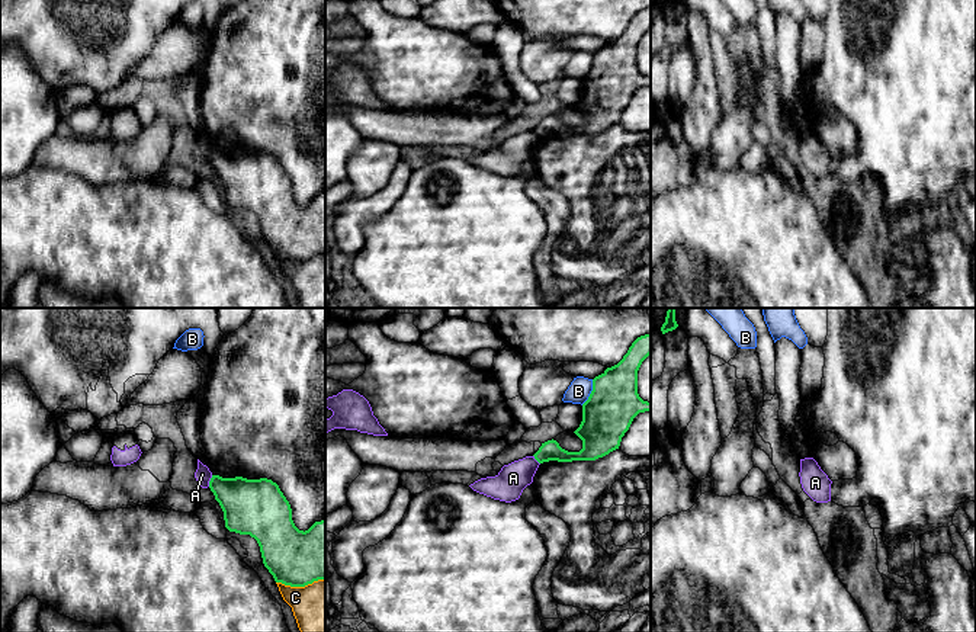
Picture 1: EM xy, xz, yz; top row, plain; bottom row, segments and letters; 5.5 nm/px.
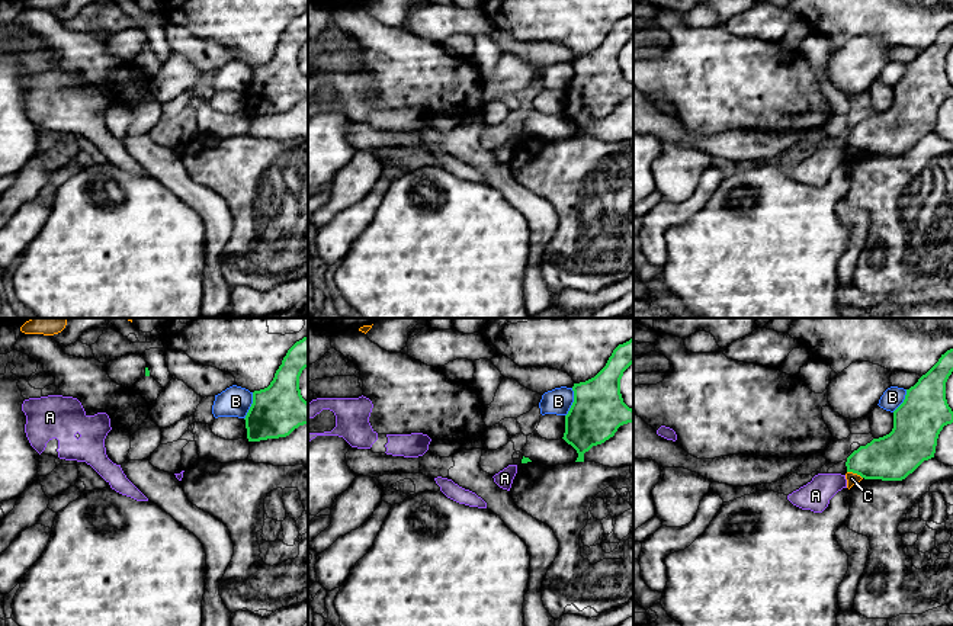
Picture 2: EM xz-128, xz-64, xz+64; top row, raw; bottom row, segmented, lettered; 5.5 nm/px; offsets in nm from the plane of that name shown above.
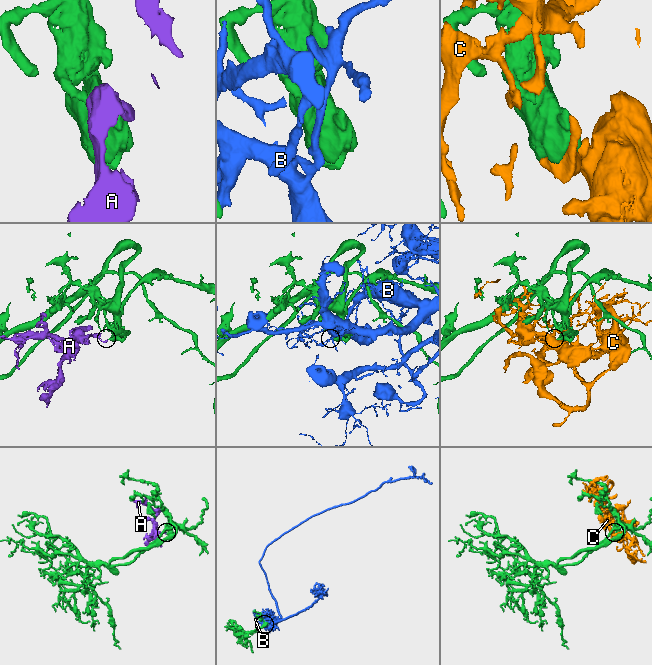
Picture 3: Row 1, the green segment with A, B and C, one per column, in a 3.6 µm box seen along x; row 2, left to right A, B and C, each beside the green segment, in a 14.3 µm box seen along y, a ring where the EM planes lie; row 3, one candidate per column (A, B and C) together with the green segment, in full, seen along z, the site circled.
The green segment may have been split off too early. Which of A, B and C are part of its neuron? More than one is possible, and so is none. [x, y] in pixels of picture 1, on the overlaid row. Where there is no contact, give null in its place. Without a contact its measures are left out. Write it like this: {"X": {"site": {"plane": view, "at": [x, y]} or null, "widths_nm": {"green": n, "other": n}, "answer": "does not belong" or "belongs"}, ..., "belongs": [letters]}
{"A": {"site": {"plane": "xy", "at": [209, 481]}, "widths_nm": {"green": 280, "other": 90}, "answer": "does not belong"}, "B": {"site": {"plane": "xz", "at": [591, 393]}, "widths_nm": {"green": 280, "other": 120}, "answer": "does not belong"}, "C": {"site": {"plane": "xy", "at": [299, 586]}, "widths_nm": {"green": 320, "other": 280}, "answer": "does not belong"}, "belongs": []}

